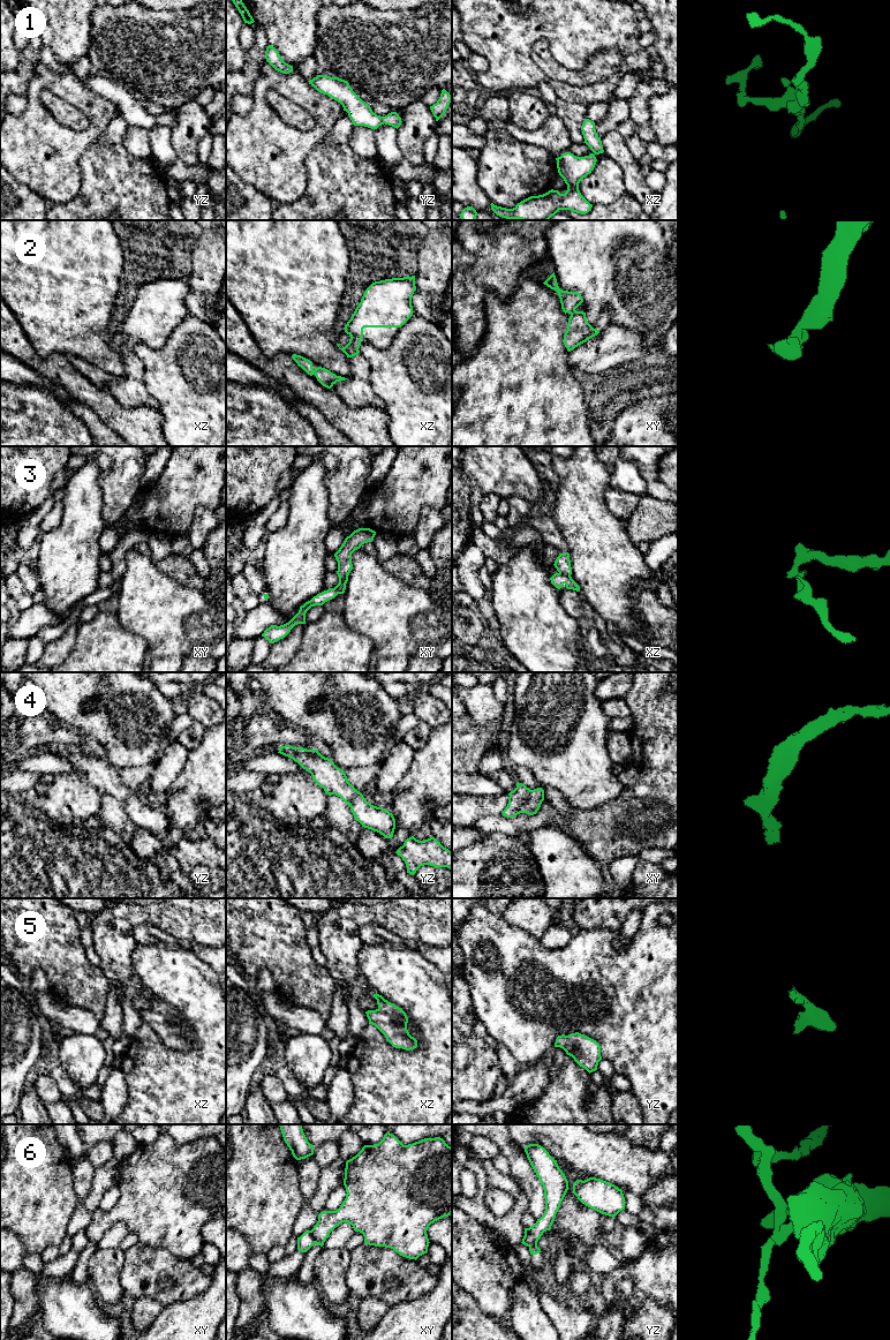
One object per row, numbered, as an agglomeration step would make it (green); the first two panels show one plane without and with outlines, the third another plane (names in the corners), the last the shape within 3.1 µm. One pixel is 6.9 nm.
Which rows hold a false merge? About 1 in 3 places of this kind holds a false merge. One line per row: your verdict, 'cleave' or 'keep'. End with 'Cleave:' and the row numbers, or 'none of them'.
1: keep
2: cleave
3: cleave
4: keep
5: keep
6: cleave
Cleave: 2, 3, 6

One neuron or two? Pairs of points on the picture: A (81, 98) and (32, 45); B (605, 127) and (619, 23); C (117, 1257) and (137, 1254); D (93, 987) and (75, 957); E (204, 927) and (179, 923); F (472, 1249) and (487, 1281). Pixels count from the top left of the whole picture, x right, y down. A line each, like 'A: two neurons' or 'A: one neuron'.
A: two neurons
B: two neurons
C: two neurons
D: one neuron
E: one neuron
F: one neuron

